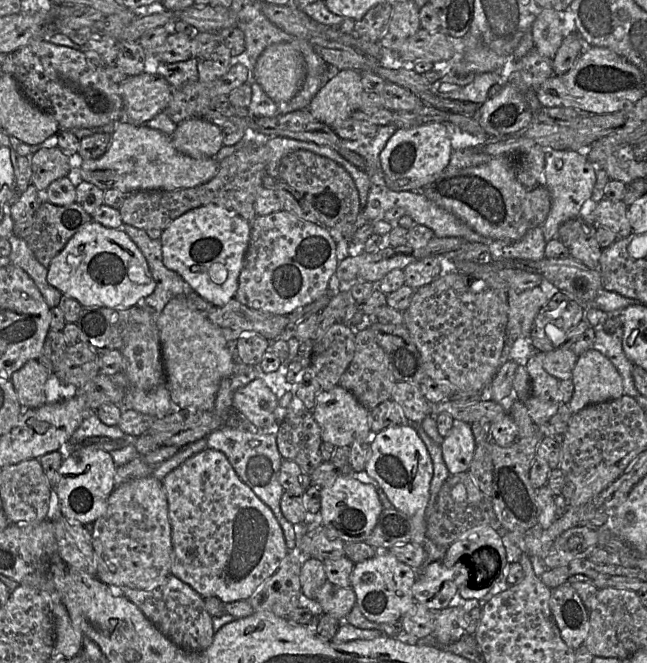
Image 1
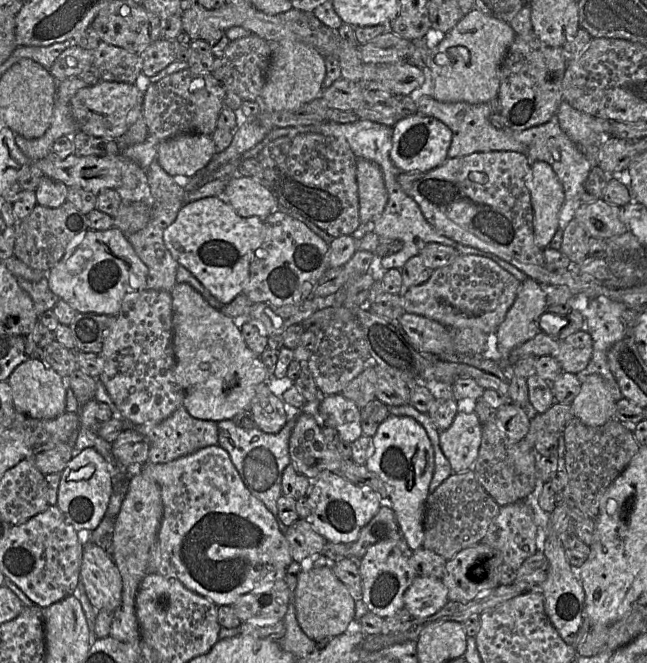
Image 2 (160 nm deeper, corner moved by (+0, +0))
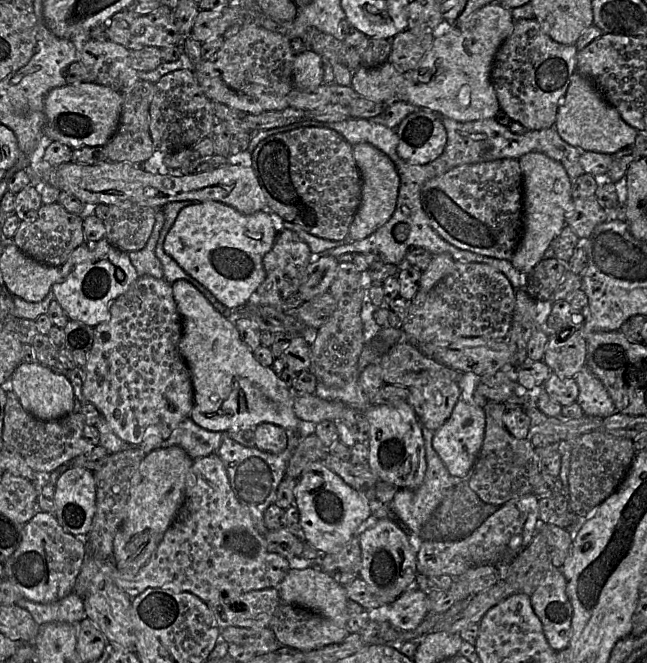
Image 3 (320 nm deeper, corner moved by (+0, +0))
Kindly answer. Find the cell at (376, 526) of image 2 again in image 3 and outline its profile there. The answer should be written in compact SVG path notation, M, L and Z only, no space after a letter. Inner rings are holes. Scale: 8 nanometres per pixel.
M355 536L341 550L322 555L321 564L317 567L346 587L360 576L361 562L359 536Z

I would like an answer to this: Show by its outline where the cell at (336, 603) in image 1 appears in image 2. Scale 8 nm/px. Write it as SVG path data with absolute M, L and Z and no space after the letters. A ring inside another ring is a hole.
M312 558L300 562L302 572L295 590L295 607L302 630L311 639L335 637L346 631L355 619L356 597L334 574L331 564L326 567L311 567Z

